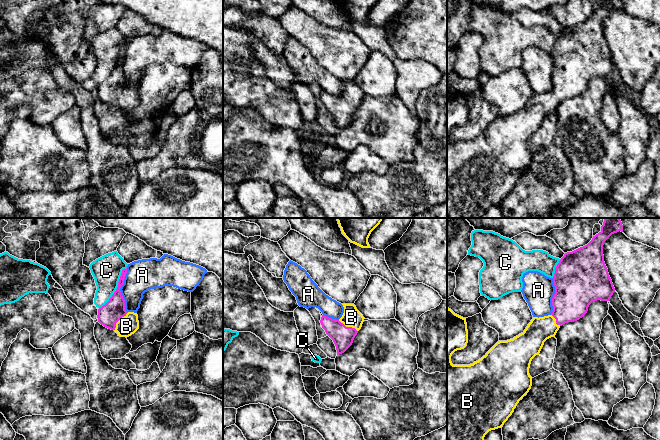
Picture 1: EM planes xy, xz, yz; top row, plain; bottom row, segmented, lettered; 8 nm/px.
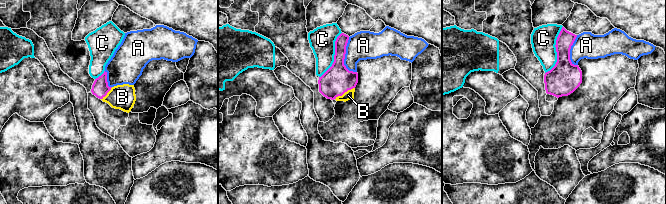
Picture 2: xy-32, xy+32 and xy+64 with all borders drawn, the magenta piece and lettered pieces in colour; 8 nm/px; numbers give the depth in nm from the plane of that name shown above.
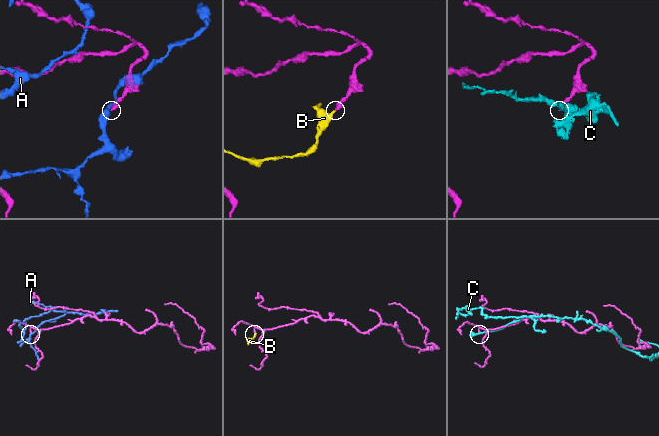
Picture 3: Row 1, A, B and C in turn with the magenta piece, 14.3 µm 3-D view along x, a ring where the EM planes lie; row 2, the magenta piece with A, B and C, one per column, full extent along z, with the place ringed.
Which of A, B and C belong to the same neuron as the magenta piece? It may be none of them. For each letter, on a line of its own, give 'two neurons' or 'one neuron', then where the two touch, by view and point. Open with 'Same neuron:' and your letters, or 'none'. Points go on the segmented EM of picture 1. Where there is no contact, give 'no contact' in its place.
Same neuron: B
A: two neurons | xy (119, 290)
B: one neuron | xy (118, 320)
C: two neurons | xy (117, 288)

